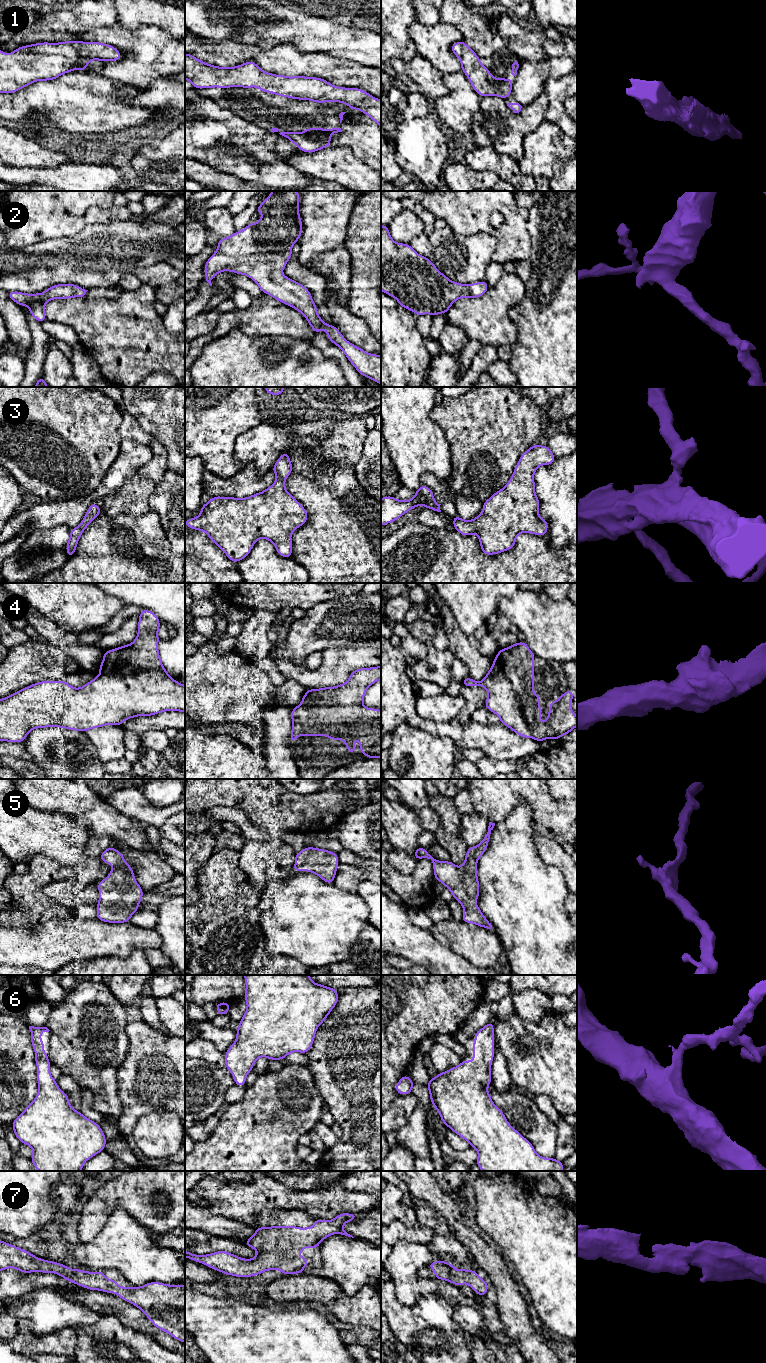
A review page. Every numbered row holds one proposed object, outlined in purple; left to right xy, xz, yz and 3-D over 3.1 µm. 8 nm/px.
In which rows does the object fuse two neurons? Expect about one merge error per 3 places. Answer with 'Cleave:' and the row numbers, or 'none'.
Cleave: none

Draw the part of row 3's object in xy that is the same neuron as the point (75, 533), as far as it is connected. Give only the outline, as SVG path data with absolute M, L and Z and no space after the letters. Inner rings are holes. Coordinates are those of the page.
M92 502L81 523L76 528L72 528L70 530L70 538L66 545L66 553L68 557L75 554L79 538L88 525L94 521L100 513L102 513L102 509L100 509L95 502Z

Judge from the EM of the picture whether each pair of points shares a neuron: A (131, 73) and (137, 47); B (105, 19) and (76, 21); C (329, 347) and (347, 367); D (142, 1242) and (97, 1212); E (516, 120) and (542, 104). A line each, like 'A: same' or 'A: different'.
A: same
B: same
C: same
D: different
E: same

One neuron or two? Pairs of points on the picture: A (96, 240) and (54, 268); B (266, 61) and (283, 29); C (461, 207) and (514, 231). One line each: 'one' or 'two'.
A: one
B: two
C: one

